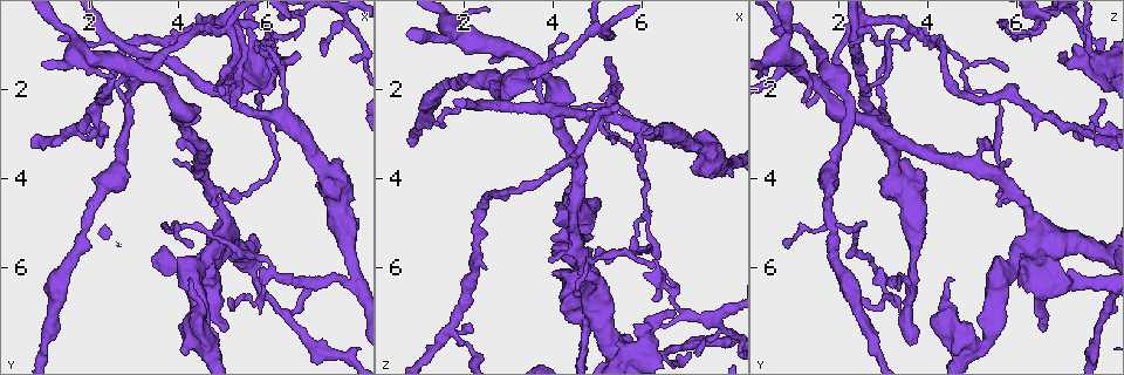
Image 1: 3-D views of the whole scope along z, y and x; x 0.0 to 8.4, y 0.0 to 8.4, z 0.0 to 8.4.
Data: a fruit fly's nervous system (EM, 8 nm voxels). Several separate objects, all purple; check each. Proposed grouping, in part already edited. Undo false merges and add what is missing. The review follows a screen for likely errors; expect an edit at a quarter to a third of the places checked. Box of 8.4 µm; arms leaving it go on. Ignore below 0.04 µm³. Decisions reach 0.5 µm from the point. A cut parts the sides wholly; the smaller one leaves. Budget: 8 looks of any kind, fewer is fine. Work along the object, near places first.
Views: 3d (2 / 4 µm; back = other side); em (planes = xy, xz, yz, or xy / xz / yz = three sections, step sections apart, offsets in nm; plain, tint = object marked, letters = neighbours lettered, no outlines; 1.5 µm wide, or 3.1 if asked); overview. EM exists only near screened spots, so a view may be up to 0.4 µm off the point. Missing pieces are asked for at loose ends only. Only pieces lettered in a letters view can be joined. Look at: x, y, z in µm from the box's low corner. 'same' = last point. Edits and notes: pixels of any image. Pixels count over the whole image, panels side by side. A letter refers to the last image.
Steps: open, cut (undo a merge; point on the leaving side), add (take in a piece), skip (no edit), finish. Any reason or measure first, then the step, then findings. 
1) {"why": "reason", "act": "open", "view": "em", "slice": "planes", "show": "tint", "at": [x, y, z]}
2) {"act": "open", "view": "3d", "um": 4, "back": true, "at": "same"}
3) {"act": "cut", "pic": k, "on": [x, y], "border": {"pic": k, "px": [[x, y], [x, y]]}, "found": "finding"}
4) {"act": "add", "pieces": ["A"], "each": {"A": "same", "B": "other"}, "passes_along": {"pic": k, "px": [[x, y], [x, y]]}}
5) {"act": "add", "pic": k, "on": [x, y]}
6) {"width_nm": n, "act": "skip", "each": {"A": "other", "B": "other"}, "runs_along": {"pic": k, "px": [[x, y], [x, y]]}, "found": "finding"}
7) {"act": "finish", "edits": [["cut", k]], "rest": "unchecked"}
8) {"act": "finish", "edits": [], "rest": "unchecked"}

{"why": "branch stops here", "act": "open", "view": "3d", "um": 2, "at": [6.70, 1.20, 6.90]}

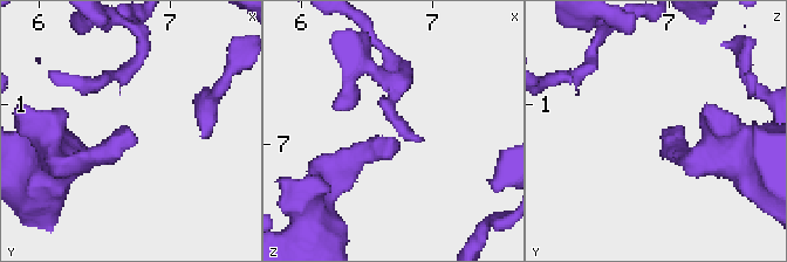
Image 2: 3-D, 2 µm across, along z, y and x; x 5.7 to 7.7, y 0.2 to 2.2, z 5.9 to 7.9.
{"act": "open", "view": "em", "slice": "xy", "step": 4, "show": "tint", "at": [6.70, 1.22, 6.94]}

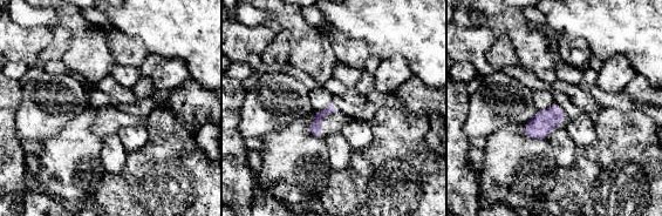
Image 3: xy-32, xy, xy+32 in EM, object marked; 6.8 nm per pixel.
{"act": "open", "view": "em", "slice": "planes", "show": "letters", "at": "same"}

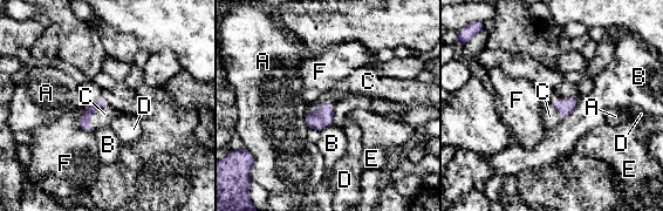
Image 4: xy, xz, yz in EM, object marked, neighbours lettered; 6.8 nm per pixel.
{"act": "add", "pieces": ["C"], "each": {"A": "other", "B": "other", "C": "same", "D": "other", "E": "other", "F": "other"}, "passes_along": {"pic": 4, "px": [[564, 107], [556, 110], [549, 116]]}, "found": "it goes on there"}

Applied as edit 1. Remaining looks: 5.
{"why": "branch point", "act": "open", "view": "em", "slice": "yz", "step": 4, "show": "tint", "at": [1.75, 2.95, 7.35]}

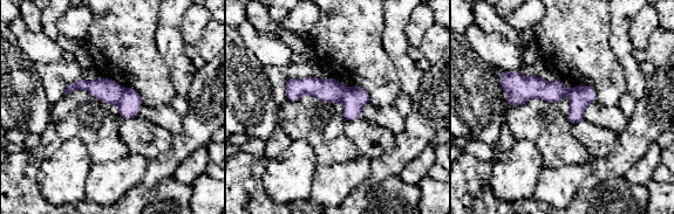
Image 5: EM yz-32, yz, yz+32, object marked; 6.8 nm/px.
{"act": "open", "view": "em", "slice": "planes", "show": "letters", "at": "same"}

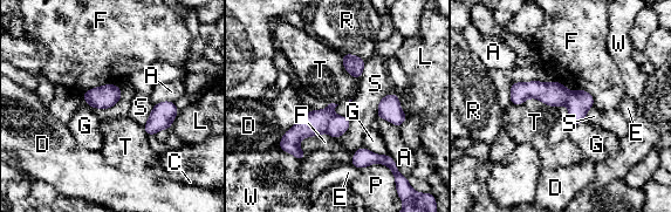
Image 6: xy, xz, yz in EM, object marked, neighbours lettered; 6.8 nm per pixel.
{"width_nm": 160, "act": "cut", "pic": 6, "on": [313, 123], "each": {"A": "other", "C": "other", "D": "other", "E": "other", "F": "other", "G": "other", "L": "other", "P": "other", "R": "other", "S": "other", "T": "other", "W": "other"}, "part_leaving": {"pic": 6, "px": [[330, 107], [282, 145]]}, "found": "two cells meet here"}

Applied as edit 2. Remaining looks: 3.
{"why": "arms part here", "act": "open", "view": "em", "slice": "xz", "step": 8, "show": "tint", "at": [4.65, 7.75, 4.90]}

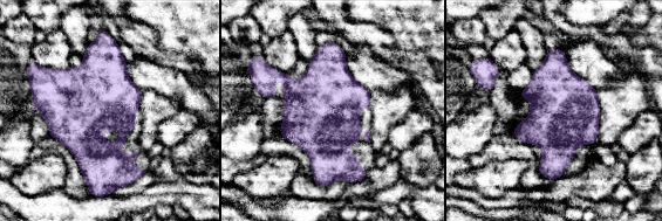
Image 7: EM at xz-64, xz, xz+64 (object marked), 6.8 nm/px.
{"act": "open", "view": "em", "slice": "planes", "show": "letters", "at": "same"}

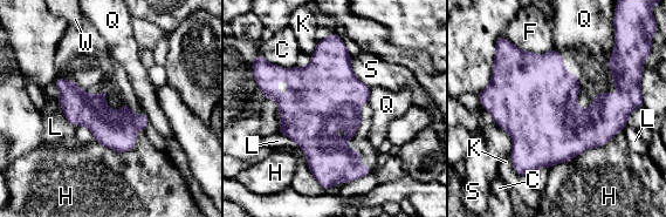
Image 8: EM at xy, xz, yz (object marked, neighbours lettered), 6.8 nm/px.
{"longest_contact_nm": ["H", 600], "act": "skip", "each": {"C": "other", "F": "other", "H": "other", "K": "other", "L": "other", "Q": "other", "S": "other", "W": "other"}, "border": {"pic": 8, "px": [[612, 51], [608, 66]]}, "found": "one cell here"}

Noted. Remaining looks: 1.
{"act": "finish", "edits": [["add", 4], ["cut", 6]], "rest": "unchecked"}

